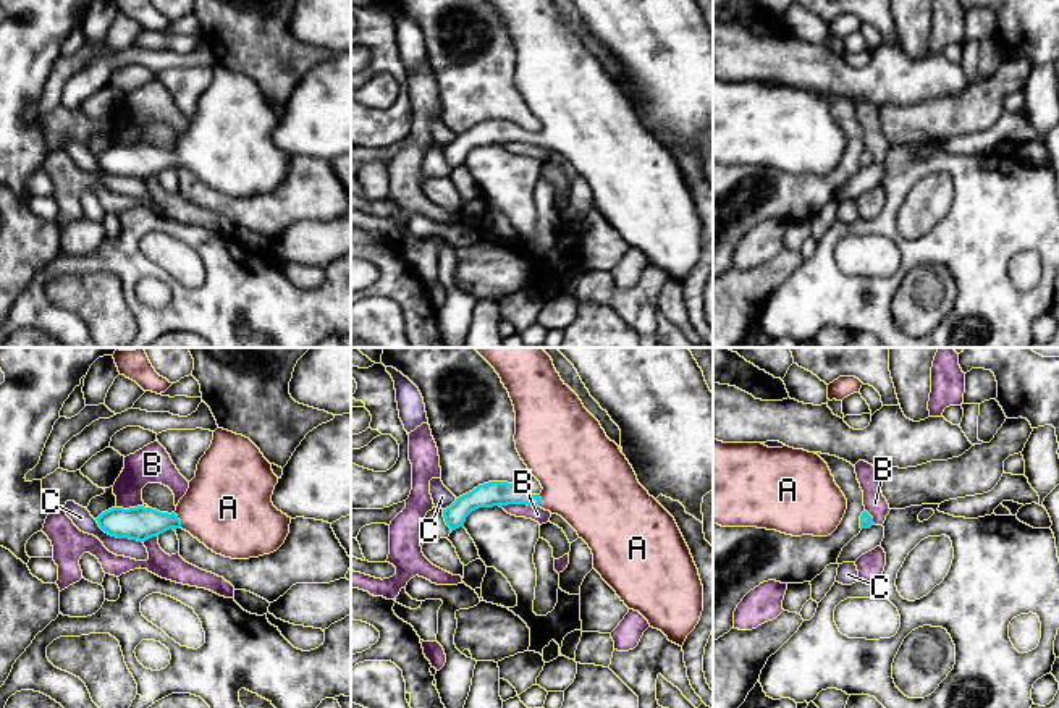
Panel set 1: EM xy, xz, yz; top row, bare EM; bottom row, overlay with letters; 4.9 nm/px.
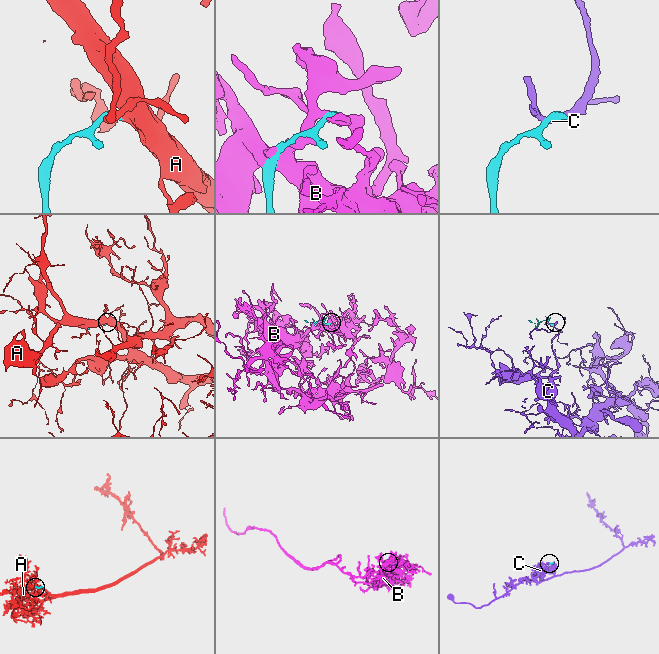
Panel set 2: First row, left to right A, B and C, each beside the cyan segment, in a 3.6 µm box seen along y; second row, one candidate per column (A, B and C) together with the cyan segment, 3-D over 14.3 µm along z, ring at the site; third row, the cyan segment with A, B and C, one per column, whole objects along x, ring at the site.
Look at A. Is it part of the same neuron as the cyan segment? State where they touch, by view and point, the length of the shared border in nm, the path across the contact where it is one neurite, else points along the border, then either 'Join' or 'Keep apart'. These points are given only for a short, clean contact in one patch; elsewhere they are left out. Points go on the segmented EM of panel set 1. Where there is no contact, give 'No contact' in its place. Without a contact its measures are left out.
Touches cyan at xy (178, 519). Shared border 80 nm. Path across: xy (141, 524), (178, 519), (214, 506), (227, 506). Join

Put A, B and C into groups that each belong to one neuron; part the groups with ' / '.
A / B / C

